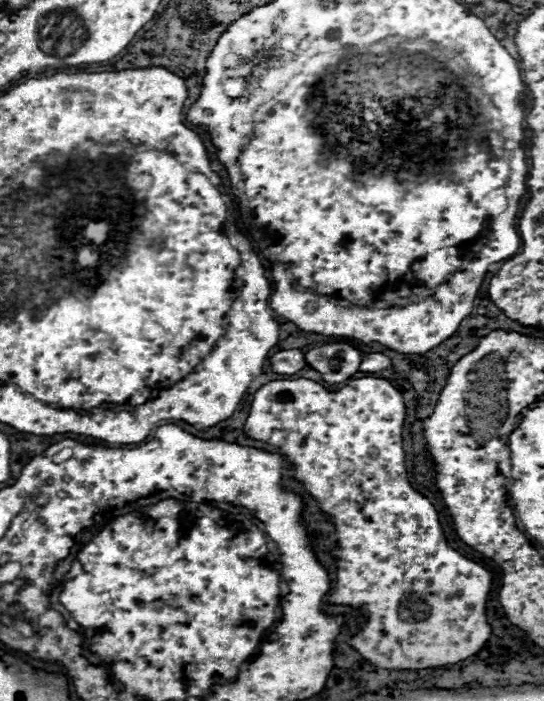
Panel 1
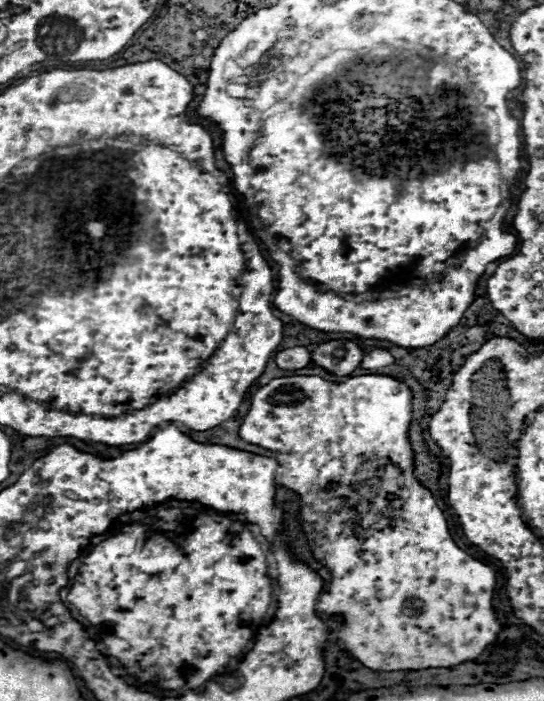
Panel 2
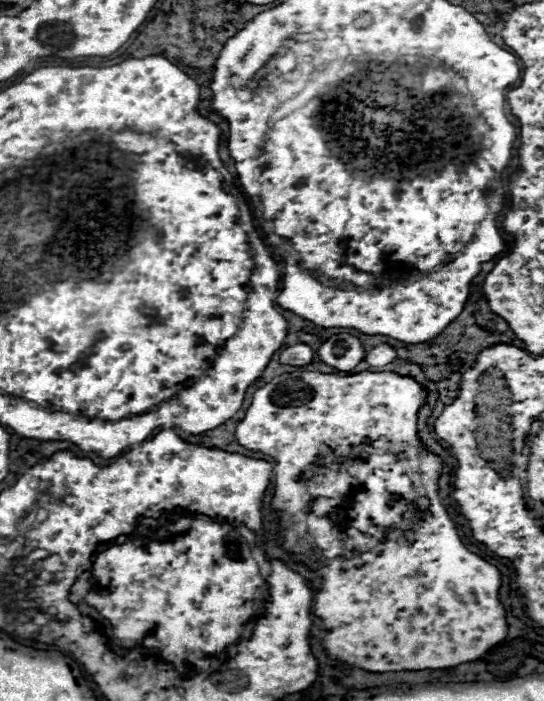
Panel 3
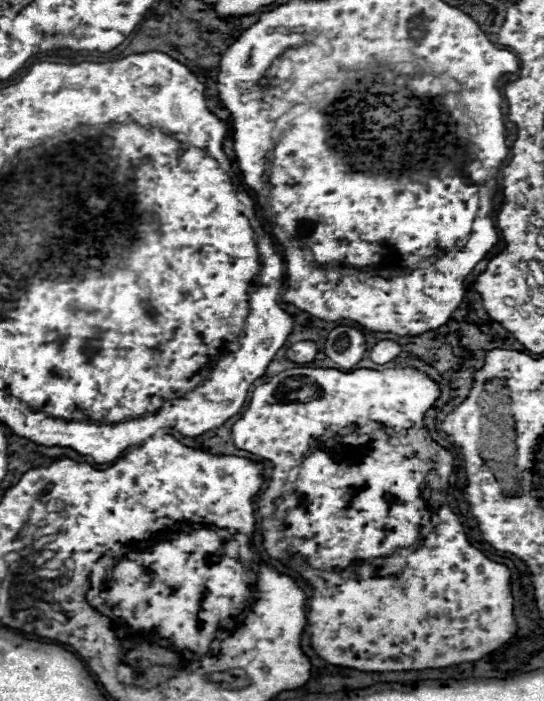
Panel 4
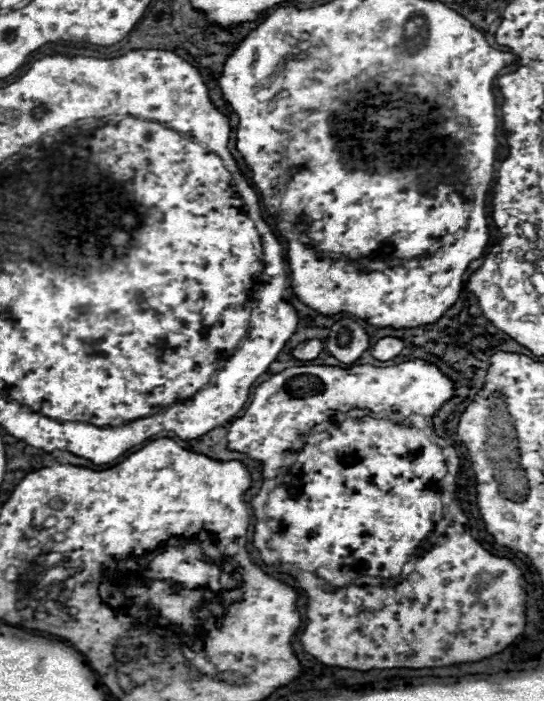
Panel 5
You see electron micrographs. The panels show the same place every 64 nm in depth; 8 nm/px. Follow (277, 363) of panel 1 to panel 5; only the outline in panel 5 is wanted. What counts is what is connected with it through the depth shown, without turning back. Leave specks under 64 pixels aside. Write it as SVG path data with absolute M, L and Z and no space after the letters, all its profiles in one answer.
M306 340L306 342L300 342L292 350L292 356L296 360L314 360L314 358L318 358L320 352L322 352L322 342L320 340Z

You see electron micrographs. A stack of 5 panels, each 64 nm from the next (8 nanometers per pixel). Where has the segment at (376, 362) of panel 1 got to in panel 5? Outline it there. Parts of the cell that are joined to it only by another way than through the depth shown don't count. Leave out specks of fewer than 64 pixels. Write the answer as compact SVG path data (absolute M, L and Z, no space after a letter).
M380 338L374 348L372 348L372 356L380 362L386 362L386 360L392 360L394 356L398 356L400 352L404 350L404 342L400 338Z

